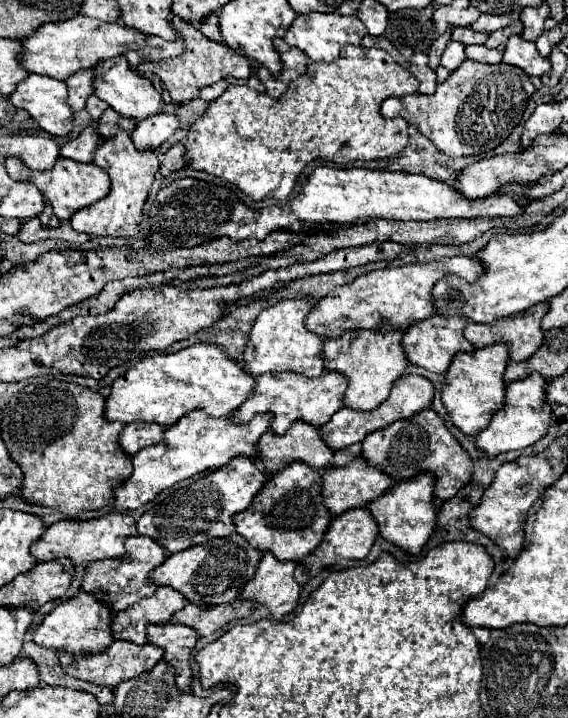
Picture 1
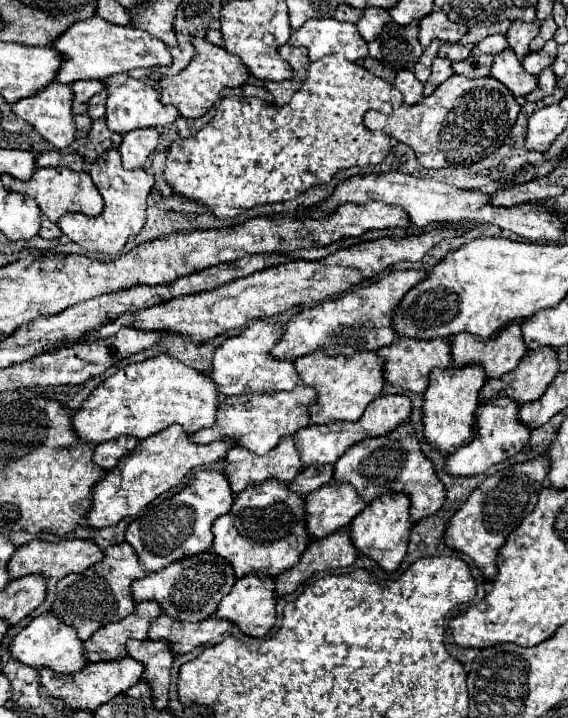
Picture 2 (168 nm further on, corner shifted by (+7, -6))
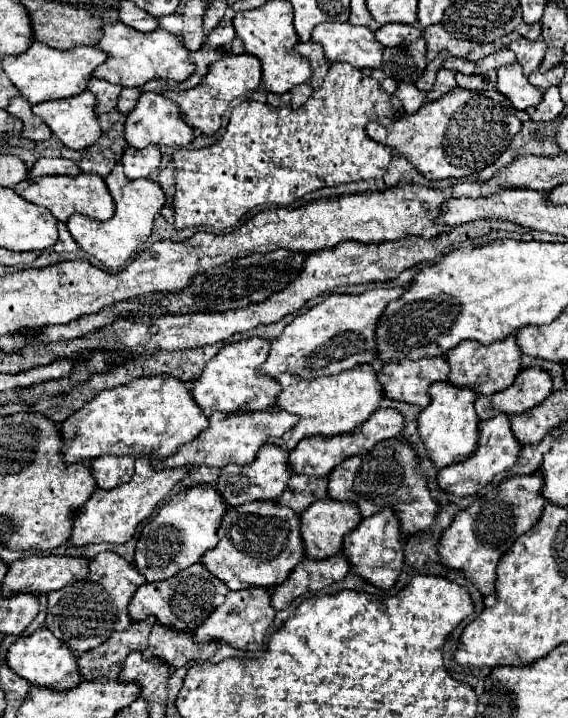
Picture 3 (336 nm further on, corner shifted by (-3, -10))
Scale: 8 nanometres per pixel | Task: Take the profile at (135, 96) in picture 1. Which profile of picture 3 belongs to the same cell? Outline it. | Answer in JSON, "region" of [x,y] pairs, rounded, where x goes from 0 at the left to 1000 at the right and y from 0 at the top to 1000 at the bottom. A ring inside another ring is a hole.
{"region":[[[248,128],[241,148],[224,159],[224,167],[220,167],[220,195],[234,206],[255,206],[262,201],[326,203],[340,192],[343,192],[343,181],[322,170],[315,148],[305,139],[294,139],[273,128]]]}

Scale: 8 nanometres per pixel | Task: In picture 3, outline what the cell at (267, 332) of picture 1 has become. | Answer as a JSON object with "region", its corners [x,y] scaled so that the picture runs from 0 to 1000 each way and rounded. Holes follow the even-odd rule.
{"region":[[[438,471],[438,474],[424,474],[424,476],[410,476],[393,482],[382,496],[364,504],[357,521],[340,532],[336,549],[343,554],[343,560],[350,560],[354,571],[371,579],[371,574],[442,574],[442,571],[474,571],[484,560],[488,552],[495,549],[495,535],[456,518],[456,510],[470,501],[477,487],[477,476],[467,471]]]}

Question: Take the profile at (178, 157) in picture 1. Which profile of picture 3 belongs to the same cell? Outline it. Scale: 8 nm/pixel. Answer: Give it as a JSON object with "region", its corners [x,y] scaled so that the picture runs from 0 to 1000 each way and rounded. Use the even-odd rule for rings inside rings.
{"region":[[[298,228],[298,231],[290,231],[290,234],[283,237],[283,242],[280,242],[280,248],[276,248],[276,253],[283,256],[283,262],[287,262],[298,284],[301,284],[301,276],[305,276],[305,267],[308,267],[308,265],[305,265],[305,259],[308,259],[305,242],[308,242],[308,237],[305,237],[305,231]]]}

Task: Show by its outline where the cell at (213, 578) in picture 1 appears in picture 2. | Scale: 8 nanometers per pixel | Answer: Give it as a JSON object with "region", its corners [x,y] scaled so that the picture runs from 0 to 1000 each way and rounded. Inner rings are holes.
{"region":[[[357,769],[357,772],[336,774],[336,777],[312,780],[283,797],[259,799],[255,805],[238,808],[231,816],[231,827],[234,827],[238,841],[245,841],[252,836],[276,838],[283,844],[287,855],[294,855],[305,864],[354,866],[382,850],[382,841],[389,838],[393,830],[403,827],[410,813],[414,813],[410,791],[389,774]]]}

